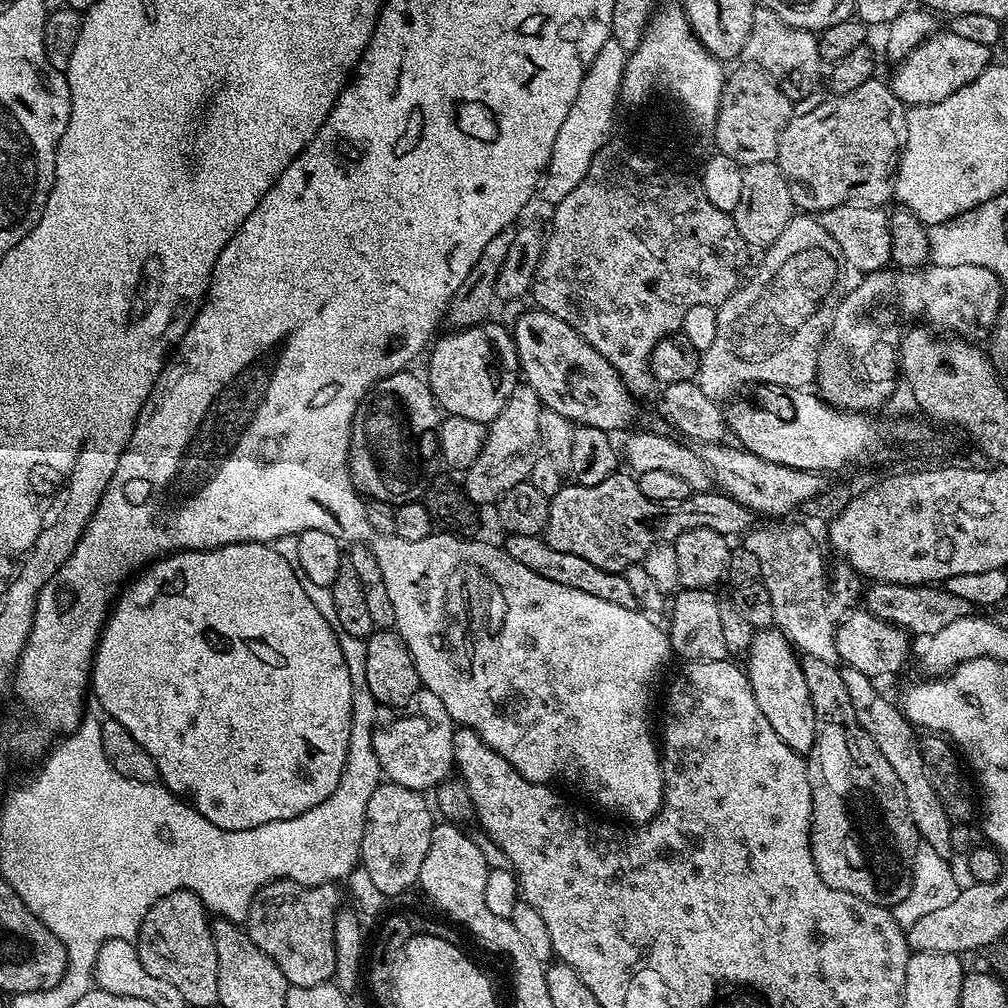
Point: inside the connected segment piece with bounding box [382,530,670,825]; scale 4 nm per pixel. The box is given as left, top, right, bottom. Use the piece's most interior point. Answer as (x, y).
(559, 682)

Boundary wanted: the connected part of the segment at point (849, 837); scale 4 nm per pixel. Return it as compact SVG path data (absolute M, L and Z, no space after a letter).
M807 655L801 659L800 665L816 719L814 746L806 756L812 791L812 825L808 837L814 866L818 866L818 874L826 886L891 909L892 905L902 902L906 894L910 894L912 863L918 843L914 818L910 818L910 806L906 806L906 790L902 790L902 782L898 782L898 774L894 774L882 750L874 746L874 738L870 738L870 734L862 730L858 718L854 718L854 706L850 702L846 682L842 682L841 669Z

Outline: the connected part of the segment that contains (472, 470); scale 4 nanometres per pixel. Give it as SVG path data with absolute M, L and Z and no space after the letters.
M523 382L517 383L510 398L506 398L506 406L498 410L498 418L487 425L484 445L478 458L463 473L462 487L473 504L495 505L506 494L506 490L527 481L541 447L538 430L541 407L540 397L534 394L532 387Z

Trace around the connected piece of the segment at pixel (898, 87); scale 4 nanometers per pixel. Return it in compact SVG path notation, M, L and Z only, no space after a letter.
M940 30L895 65L890 87L906 106L942 102L942 98L950 98L950 94L978 78L978 74L993 63L992 54L993 49L982 46L982 42L970 42L970 38L958 38L951 30Z

